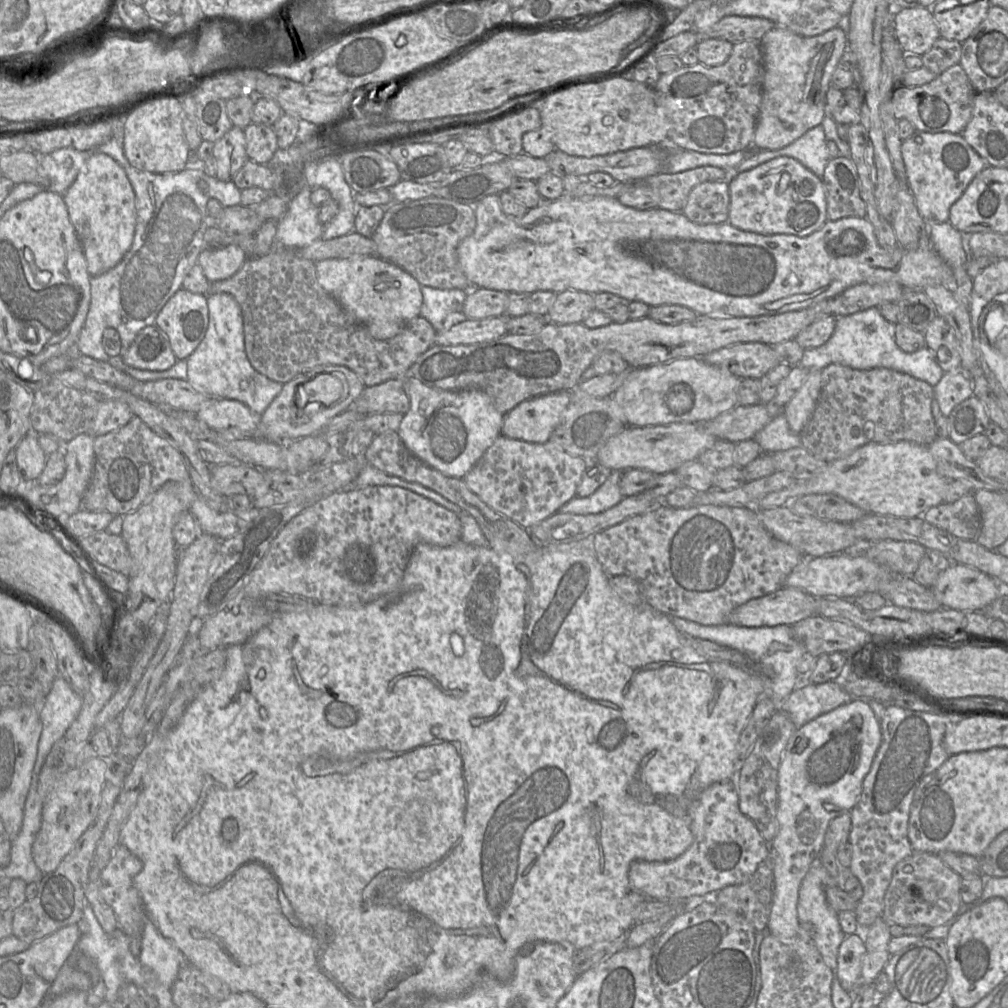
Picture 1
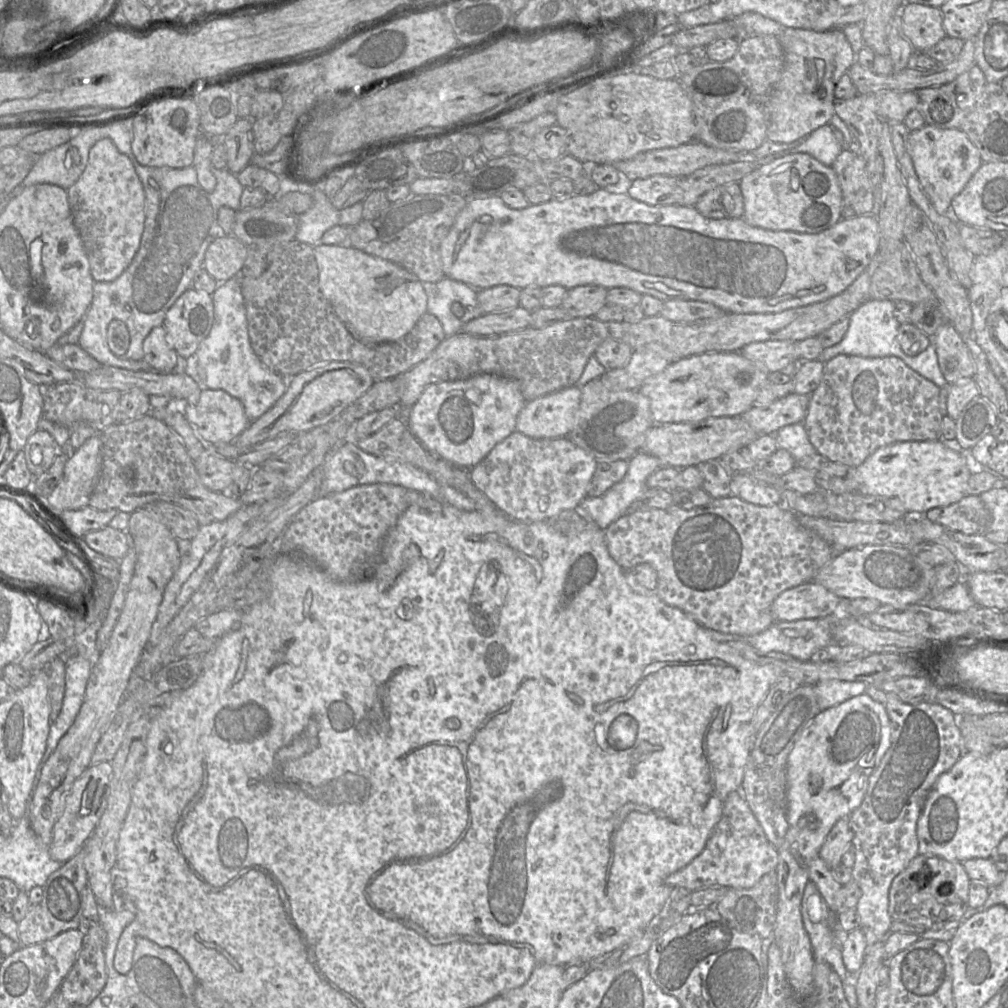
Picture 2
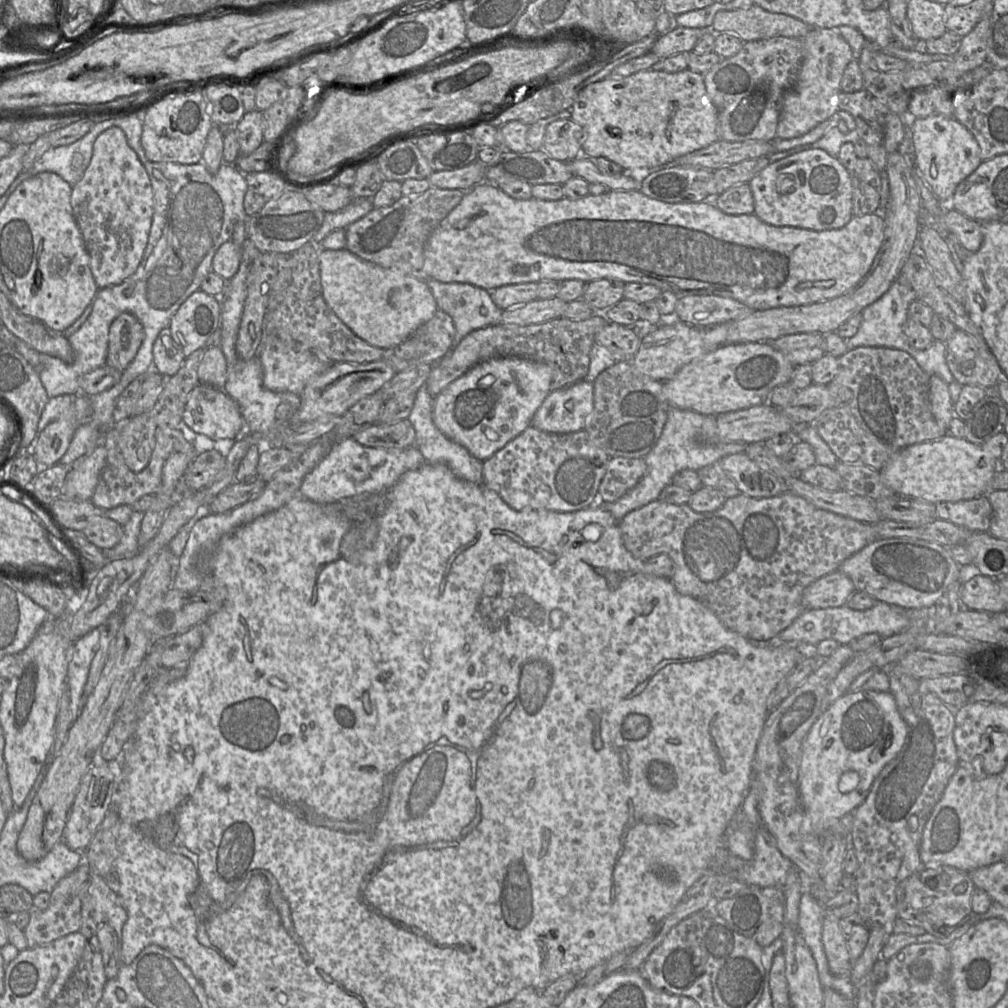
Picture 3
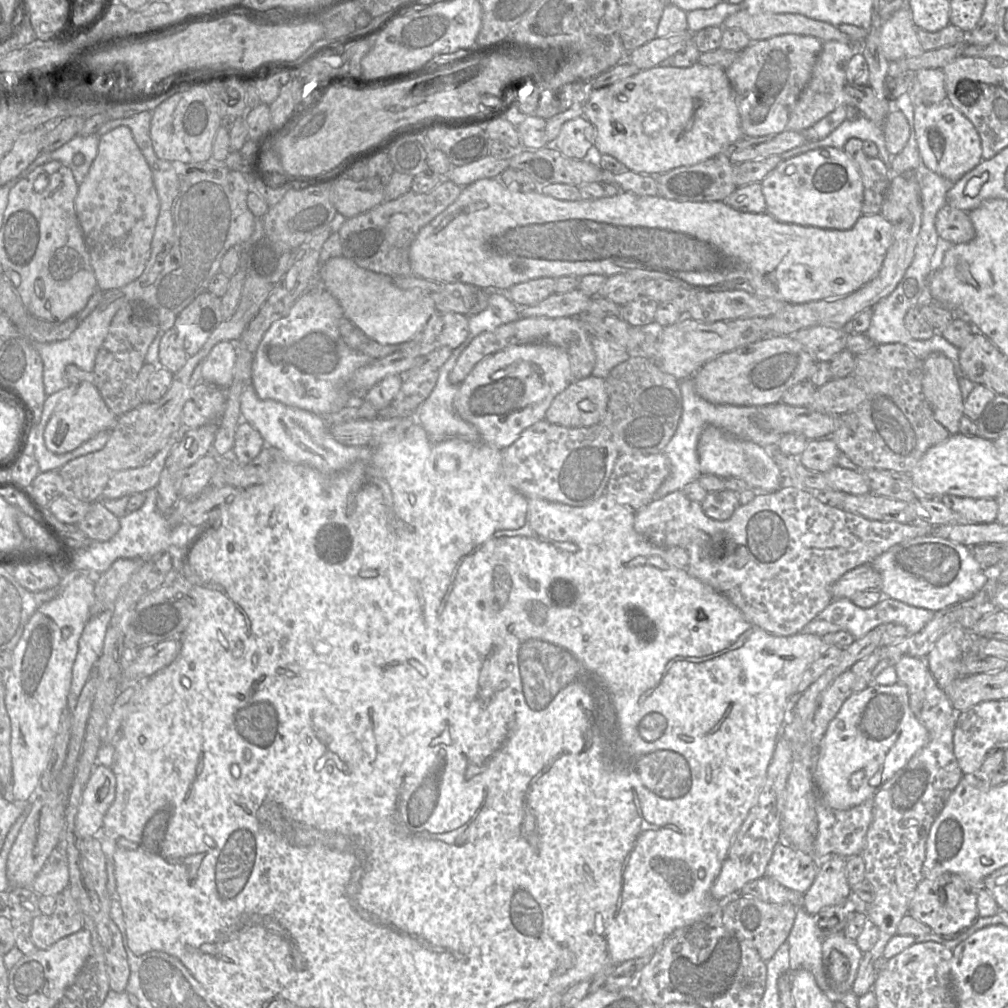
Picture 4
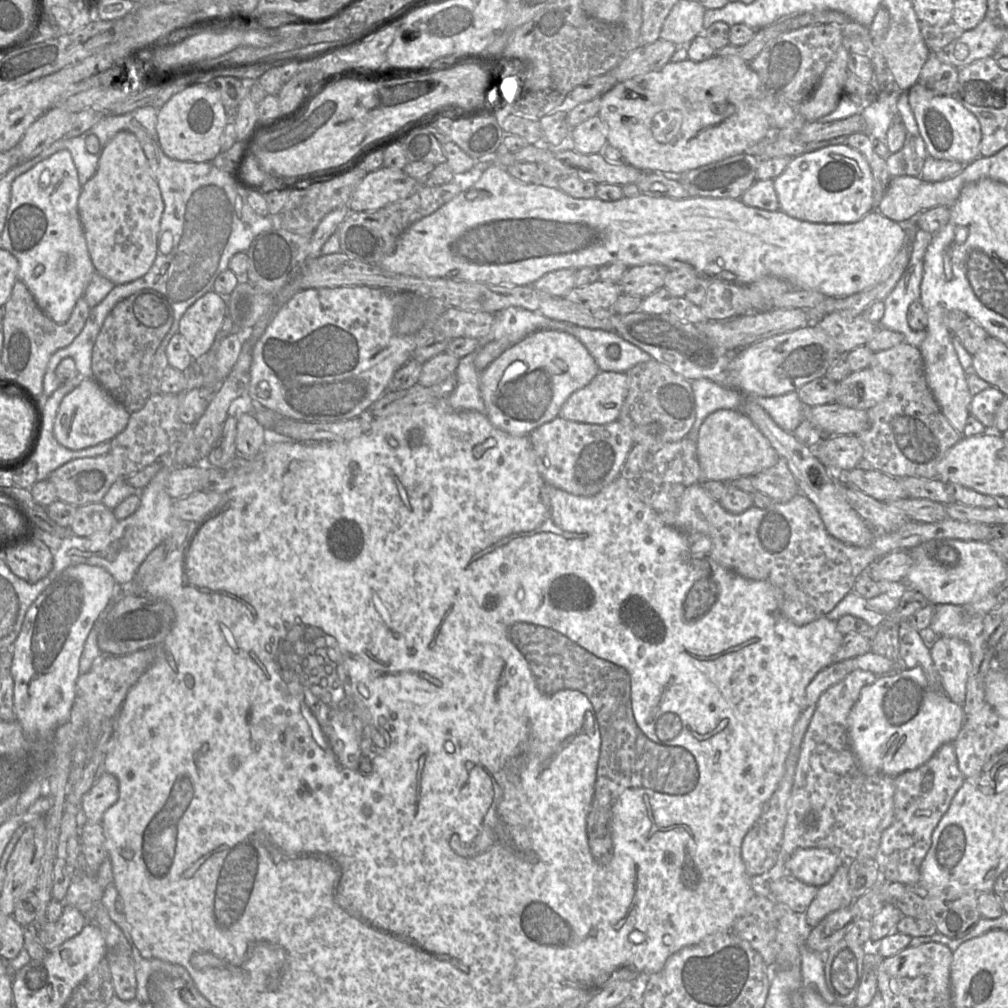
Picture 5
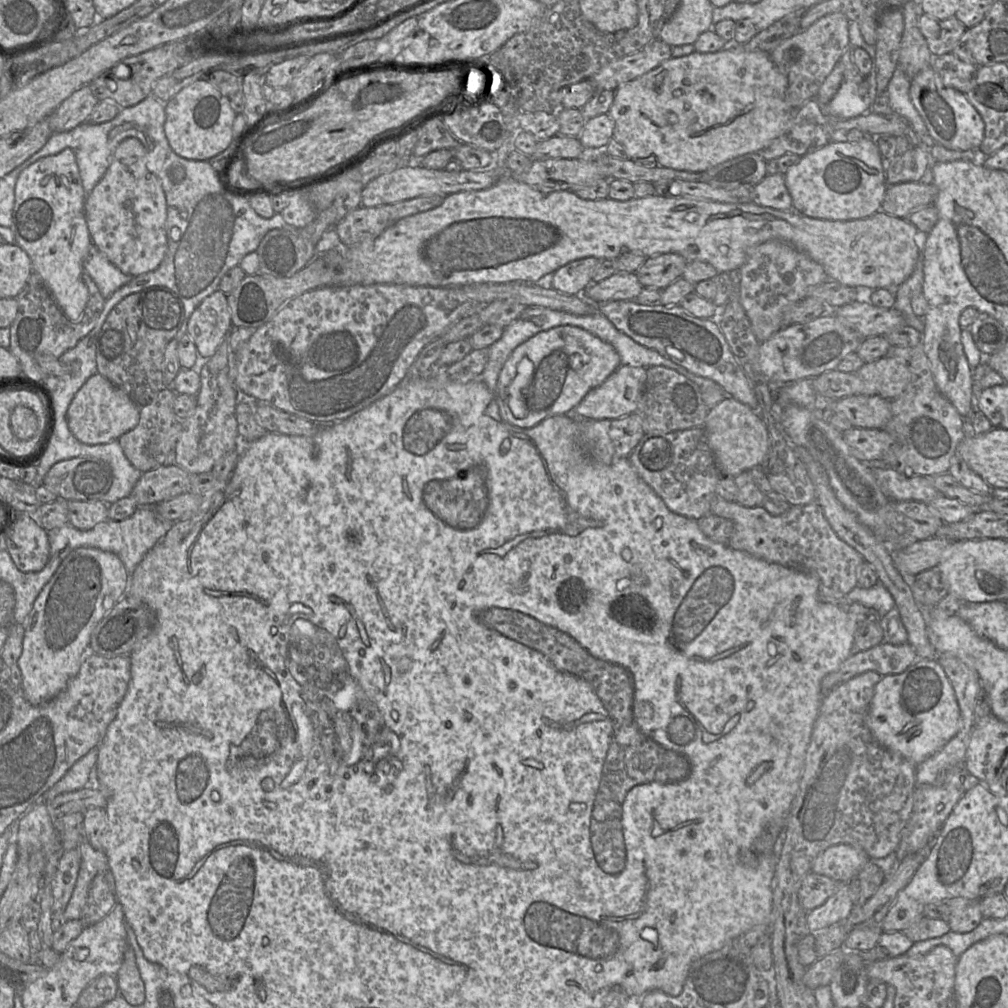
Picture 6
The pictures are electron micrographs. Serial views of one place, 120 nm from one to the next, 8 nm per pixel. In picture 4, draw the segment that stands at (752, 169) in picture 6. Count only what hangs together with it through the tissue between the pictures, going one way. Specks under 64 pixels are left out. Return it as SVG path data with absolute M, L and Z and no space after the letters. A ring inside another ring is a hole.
M723 156L710 158L691 166L681 166L656 176L658 196L676 201L724 201L737 186L733 180L734 165Z

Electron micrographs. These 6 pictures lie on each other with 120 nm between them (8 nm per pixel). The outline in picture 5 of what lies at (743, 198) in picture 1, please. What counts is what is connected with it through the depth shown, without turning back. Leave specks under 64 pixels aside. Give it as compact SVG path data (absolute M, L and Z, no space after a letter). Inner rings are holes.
M846 142L792 158L773 183L779 210L801 221L849 224L875 210L871 169L861 153L849 147Z

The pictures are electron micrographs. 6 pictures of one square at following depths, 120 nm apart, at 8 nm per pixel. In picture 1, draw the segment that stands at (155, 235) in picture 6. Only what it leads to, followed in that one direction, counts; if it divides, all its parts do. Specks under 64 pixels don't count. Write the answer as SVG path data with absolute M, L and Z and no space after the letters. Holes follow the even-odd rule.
M105 153L92 155L63 195L81 242L91 277L114 268L131 248L135 227L135 192L122 166Z

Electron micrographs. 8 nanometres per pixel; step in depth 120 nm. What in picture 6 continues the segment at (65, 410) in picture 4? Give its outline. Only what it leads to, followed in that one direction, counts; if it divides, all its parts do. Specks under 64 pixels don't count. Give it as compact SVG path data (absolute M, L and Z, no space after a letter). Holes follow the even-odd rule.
M99 373L91 376L74 396L66 419L73 436L88 445L105 444L118 440L139 422L140 407L122 389Z

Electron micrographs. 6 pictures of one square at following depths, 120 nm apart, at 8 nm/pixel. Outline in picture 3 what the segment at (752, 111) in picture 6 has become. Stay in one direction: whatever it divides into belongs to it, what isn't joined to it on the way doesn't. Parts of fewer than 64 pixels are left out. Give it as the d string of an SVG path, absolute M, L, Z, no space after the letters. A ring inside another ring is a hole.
M647 69L623 78L602 79L582 89L571 110L571 119L581 126L582 152L579 156L605 157L629 173L642 168L662 168L719 140L718 113L707 93L703 74L689 69L674 73Z

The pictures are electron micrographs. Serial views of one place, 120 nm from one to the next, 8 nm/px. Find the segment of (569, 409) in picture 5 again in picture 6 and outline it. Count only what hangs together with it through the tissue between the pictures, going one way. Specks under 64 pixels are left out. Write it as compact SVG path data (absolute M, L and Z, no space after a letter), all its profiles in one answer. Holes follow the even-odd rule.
M620 365L601 385L592 389L573 409L575 417L617 419L635 413L641 400L647 368Z

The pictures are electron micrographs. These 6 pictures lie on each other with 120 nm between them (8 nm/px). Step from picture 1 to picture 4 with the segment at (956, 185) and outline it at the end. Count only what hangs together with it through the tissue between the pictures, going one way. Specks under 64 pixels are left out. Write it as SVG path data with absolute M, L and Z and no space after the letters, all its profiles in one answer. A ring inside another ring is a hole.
M949 101L914 107L914 129L919 155L931 171L955 183L982 159L981 141L971 121Z

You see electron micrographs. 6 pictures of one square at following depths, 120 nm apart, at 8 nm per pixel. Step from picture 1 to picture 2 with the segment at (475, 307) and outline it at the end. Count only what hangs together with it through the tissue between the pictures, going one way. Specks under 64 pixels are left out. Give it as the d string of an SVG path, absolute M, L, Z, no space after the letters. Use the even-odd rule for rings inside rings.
M499 285L475 290L478 292L477 300L482 314L506 311L519 306L521 294L519 288Z

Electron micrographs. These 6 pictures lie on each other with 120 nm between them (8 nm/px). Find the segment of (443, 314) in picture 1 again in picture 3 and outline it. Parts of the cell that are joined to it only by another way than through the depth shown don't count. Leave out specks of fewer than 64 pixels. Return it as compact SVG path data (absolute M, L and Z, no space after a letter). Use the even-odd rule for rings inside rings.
M431 278L426 282L436 300L438 309L450 315L454 322L456 334L452 348L455 348L470 332L500 324L503 310L493 302L490 292L486 289L469 283L445 283Z

